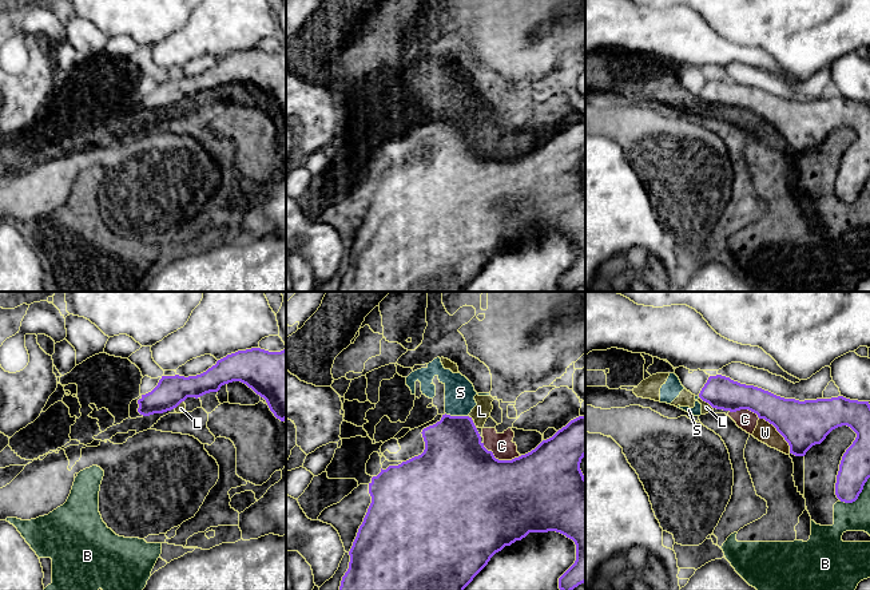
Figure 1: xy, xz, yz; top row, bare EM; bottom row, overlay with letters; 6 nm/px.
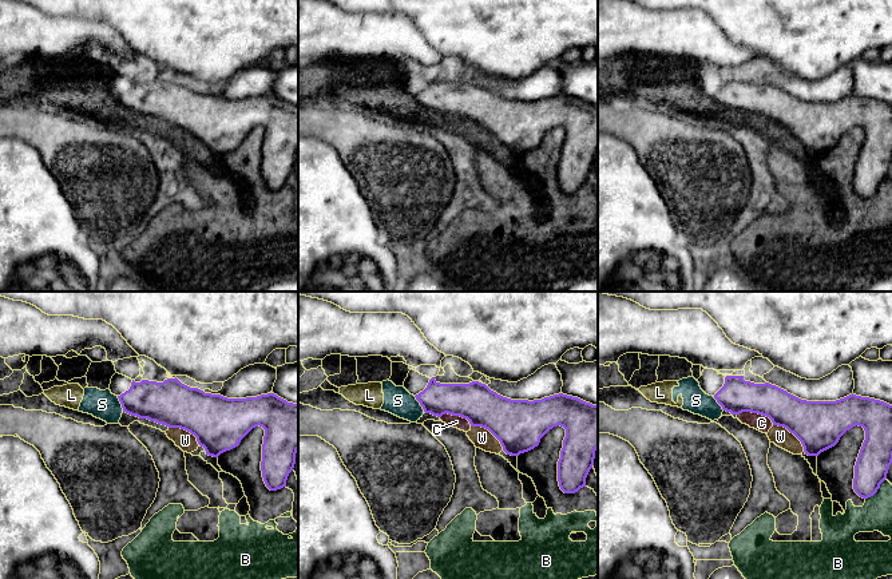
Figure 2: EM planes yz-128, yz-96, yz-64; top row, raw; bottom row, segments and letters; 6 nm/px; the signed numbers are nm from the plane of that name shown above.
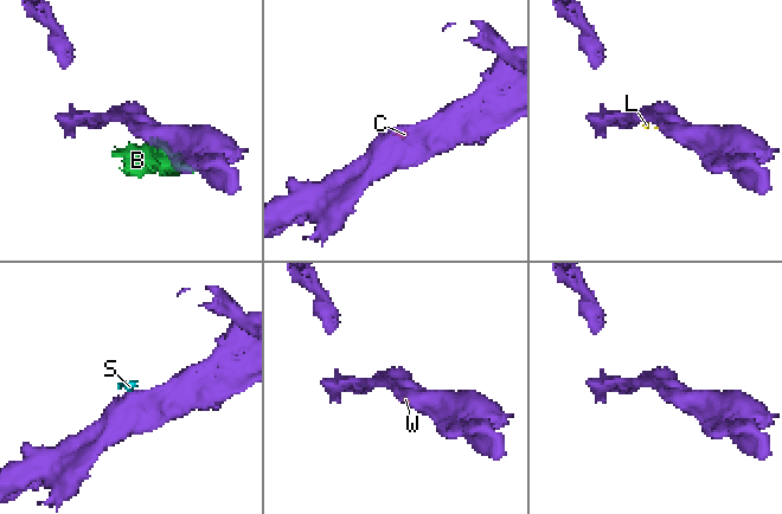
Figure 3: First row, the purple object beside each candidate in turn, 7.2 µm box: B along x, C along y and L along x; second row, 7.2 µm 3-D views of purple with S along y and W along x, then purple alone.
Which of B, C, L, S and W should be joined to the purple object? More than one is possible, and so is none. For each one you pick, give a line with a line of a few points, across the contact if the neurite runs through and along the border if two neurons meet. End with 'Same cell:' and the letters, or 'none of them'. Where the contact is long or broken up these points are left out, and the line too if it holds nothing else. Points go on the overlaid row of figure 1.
Same cell: none of them

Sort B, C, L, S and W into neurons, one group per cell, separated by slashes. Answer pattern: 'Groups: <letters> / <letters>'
Groups: B / C L S W

